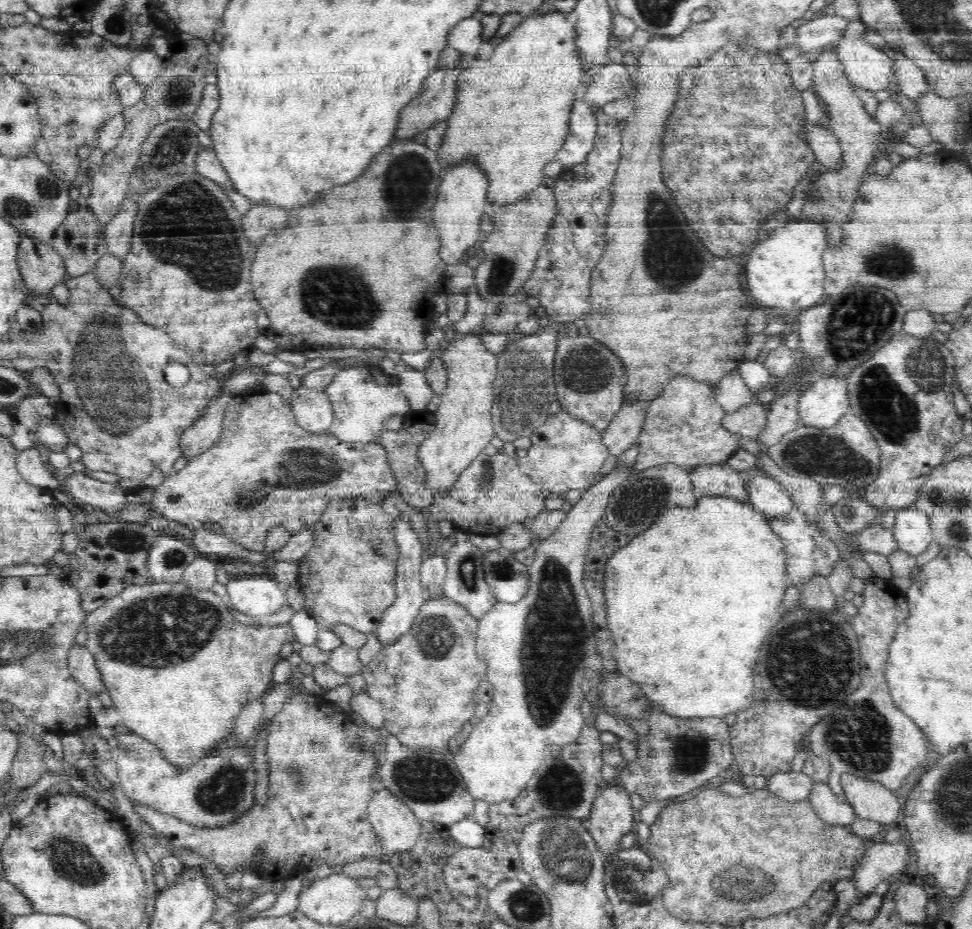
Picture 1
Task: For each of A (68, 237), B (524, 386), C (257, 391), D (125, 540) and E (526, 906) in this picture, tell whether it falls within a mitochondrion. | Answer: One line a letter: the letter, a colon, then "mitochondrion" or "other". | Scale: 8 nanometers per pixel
A: other
B: mitochondrion
C: other
D: mitochondrion
E: mitochondrion

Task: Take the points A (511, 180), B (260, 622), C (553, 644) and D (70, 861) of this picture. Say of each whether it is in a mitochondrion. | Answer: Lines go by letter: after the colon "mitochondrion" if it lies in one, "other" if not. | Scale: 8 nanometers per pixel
A: other
B: other
C: mitochondrion
D: mitochondrion

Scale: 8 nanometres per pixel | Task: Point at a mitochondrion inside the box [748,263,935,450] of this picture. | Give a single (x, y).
(860, 318)

